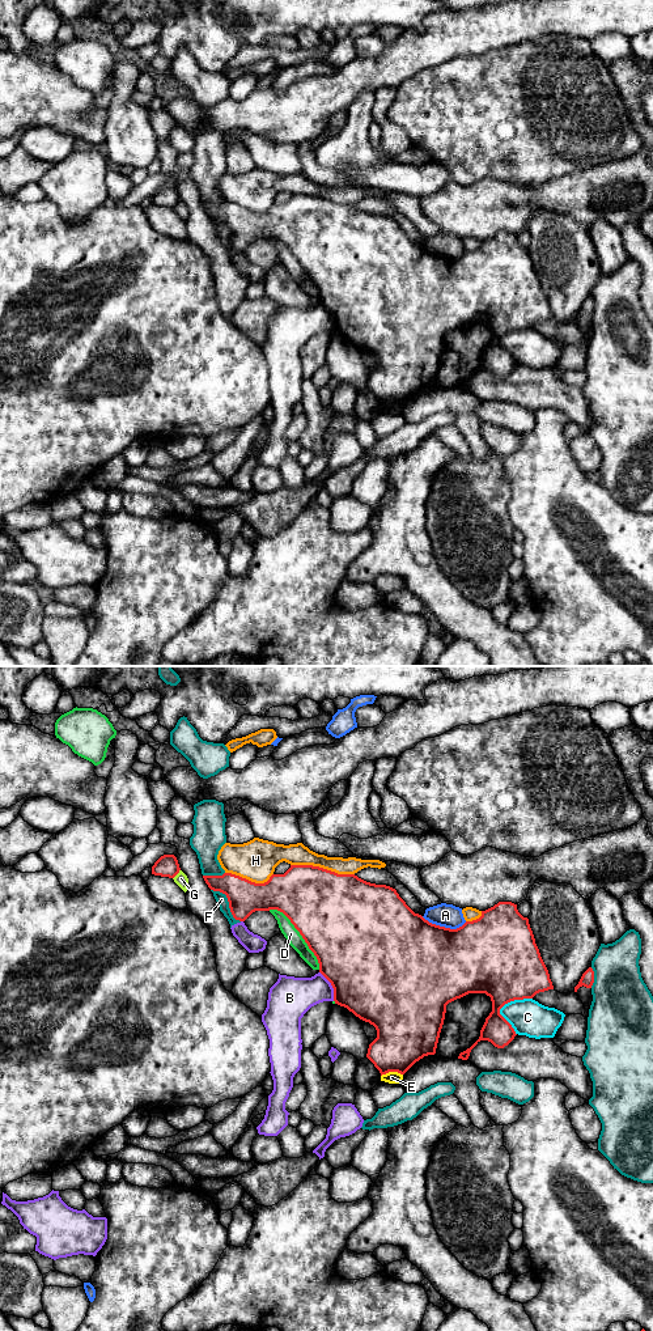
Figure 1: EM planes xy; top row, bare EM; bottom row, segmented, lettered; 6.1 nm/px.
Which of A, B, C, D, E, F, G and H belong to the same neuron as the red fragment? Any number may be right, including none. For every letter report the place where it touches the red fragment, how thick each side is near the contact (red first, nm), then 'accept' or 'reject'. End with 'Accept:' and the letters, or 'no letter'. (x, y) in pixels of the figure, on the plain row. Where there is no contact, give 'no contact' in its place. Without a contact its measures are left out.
A: xy (444, 257) | 500/140 nm | reject
B: xy (331, 314) | 500/240 nm | reject
C: xy (503, 335) | 440/220 nm | reject
D: xy (300, 263) | 500/90 nm | reject
E: xy (391, 401) | 360/80 nm | accept
F: xy (228, 230) | 200/70 nm | reject
G: xy (177, 203) | 140/80 nm | reject
H: xy (322, 198) | 440/130 nm | reject
Accept: E

